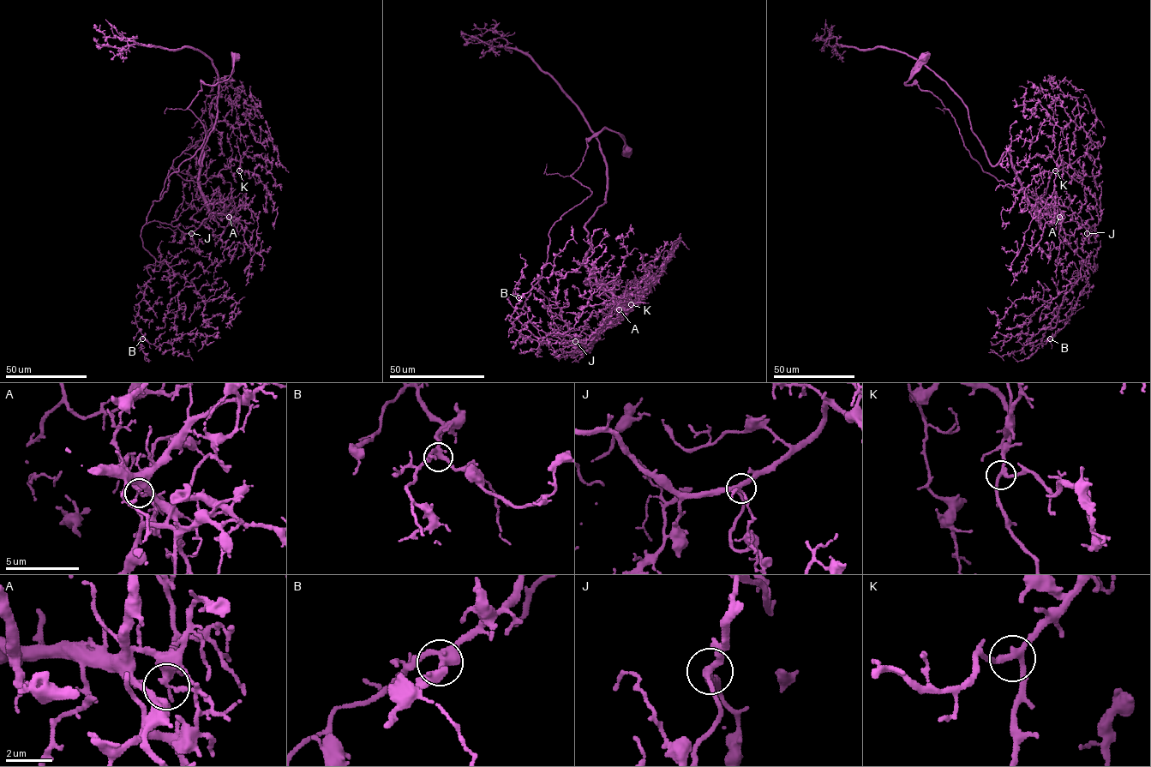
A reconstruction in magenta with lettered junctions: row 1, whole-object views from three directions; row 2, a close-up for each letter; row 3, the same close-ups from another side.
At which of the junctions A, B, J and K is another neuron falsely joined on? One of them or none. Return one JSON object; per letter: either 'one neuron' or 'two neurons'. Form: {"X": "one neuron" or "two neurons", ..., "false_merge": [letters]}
{"A": "two neurons", "B": "one neuron", "J": "one neuron", "K": "one neuron", "false_merge": ["A"]}

